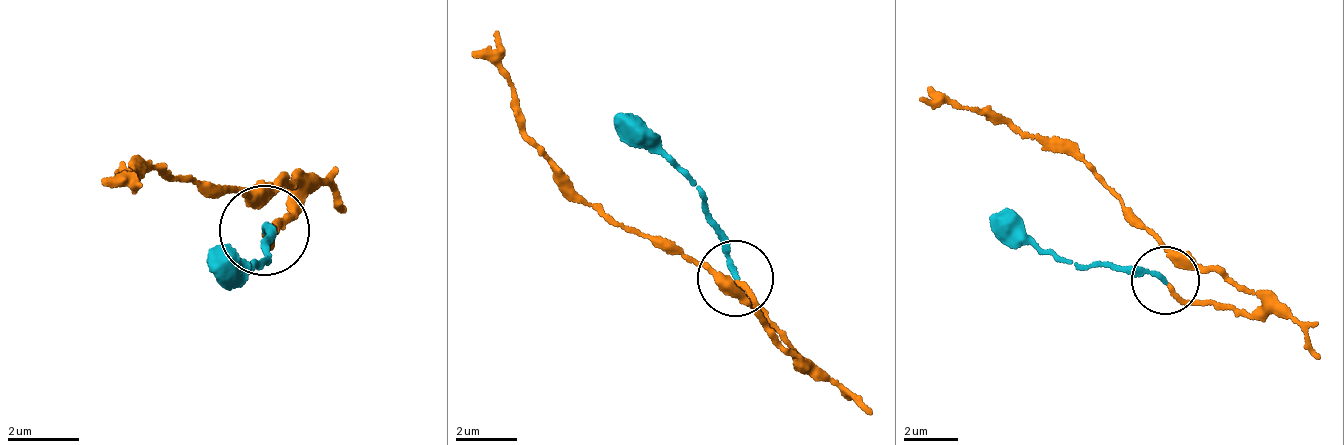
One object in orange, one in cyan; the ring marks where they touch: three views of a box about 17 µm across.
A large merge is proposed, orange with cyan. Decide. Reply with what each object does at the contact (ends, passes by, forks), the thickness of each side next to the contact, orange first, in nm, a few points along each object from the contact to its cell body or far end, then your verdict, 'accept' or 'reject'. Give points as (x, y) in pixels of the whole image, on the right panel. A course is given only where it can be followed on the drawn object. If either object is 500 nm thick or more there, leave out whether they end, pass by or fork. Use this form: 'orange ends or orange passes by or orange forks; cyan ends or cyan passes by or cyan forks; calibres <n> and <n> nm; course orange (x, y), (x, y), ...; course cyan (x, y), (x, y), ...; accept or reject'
orange passes by; cyan ends; calibres 130 and 160 nm; course orange (1166, 284), (1226, 305), (1261, 306), (1213, 271), (1185, 262), (1070, 154), (1005, 114), (917, 97); course cyan (1166, 278), (1082, 269), (1013, 242), (987, 218); accept

